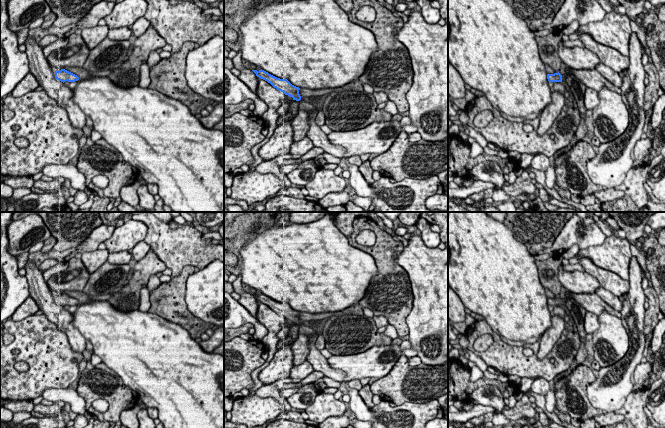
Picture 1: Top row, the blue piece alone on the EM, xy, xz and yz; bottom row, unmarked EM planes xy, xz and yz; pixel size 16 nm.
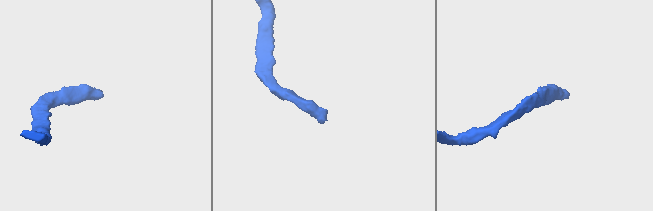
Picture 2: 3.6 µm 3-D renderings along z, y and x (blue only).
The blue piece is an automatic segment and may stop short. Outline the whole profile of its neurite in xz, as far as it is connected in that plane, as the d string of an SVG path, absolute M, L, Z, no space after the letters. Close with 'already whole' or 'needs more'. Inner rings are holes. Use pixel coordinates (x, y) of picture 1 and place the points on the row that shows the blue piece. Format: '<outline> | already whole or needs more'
M252 70L257 77L263 79L270 83L274 88L283 92L285 95L288 95L299 102L299 109L305 110L308 112L310 117L310 128L306 134L306 136L312 141L314 147L319 147L324 150L325 153L330 154L334 157L348 160L344 156L345 148L333 145L330 143L327 134L325 134L321 128L315 123L315 119L317 116L316 106L313 103L308 101L304 101L301 99L299 94L299 87L292 85L287 79L277 78L264 70Z | needs more

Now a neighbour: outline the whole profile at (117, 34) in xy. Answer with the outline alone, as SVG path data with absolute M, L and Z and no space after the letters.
M129 27L109 29L107 38L114 41L129 40L132 30Z

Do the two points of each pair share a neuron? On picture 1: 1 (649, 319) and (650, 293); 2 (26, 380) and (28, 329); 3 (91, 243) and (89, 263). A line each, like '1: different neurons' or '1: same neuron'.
1: same neuron
2: same neuron
3: different neurons

